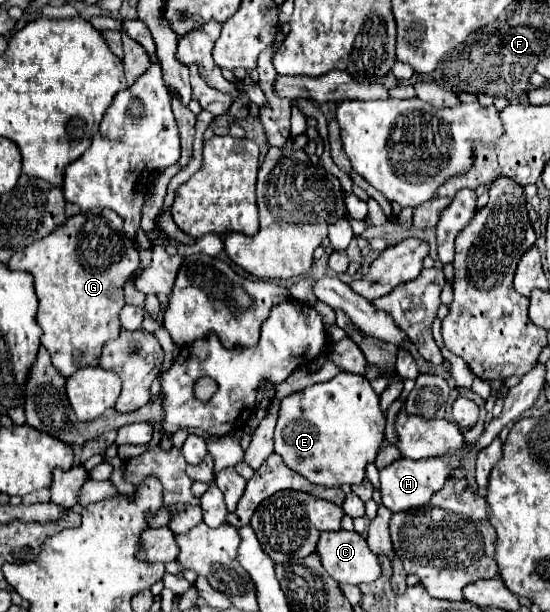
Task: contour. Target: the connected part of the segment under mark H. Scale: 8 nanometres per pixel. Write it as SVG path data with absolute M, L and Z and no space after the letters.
M462 453L458 457L452 457L450 461L410 461L406 457L396 459L388 467L380 469L380 491L382 491L382 505L388 507L392 513L408 511L414 507L422 507L430 501L430 497L442 489L442 485L448 479L448 473L452 467L460 467Z

